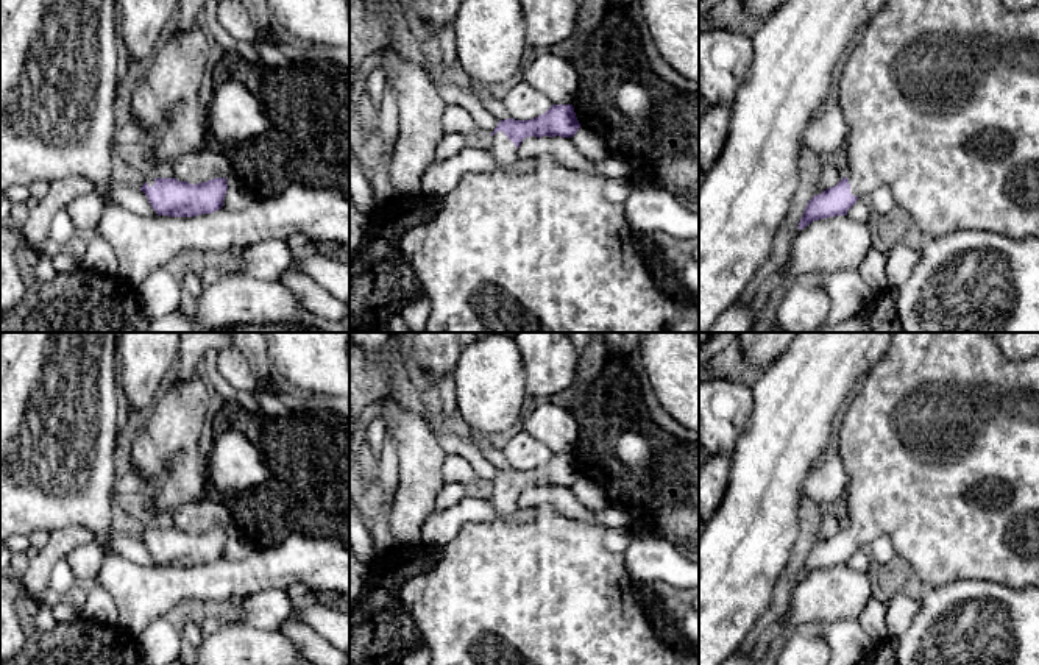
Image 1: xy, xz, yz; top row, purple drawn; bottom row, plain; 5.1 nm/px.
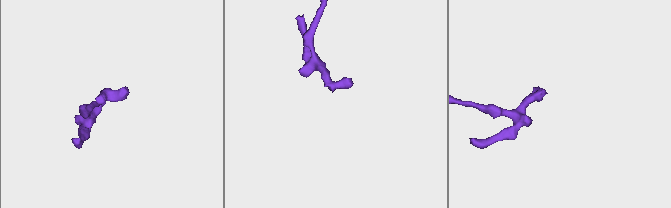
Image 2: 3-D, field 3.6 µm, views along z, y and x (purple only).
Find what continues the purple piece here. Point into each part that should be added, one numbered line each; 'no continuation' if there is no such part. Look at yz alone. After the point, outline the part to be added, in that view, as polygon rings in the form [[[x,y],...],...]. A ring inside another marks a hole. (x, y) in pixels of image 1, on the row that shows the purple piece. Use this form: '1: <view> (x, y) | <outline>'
1: yz (941, 97) | [[[885,0],[841,62],[839,108],[847,125],[847,180],[852,195],[867,198],[878,186],[888,186],[895,206],[911,217],[924,237],[991,231],[1014,240],[1039,239],[1039,2],[1014,11],[1000,0]]]

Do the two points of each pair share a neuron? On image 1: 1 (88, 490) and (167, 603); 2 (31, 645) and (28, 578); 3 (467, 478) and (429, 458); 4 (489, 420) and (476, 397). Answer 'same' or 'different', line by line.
1: different
2: different
3: different
4: same

